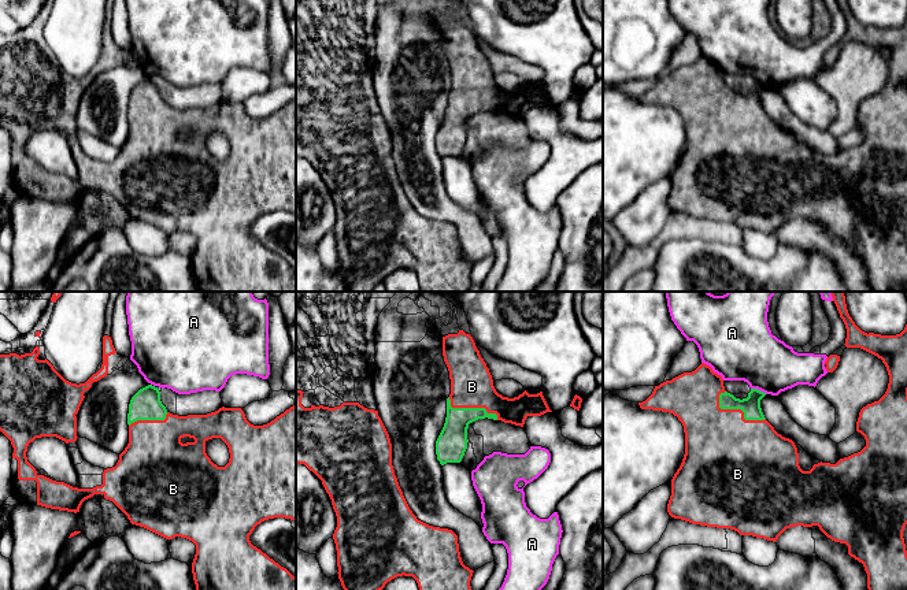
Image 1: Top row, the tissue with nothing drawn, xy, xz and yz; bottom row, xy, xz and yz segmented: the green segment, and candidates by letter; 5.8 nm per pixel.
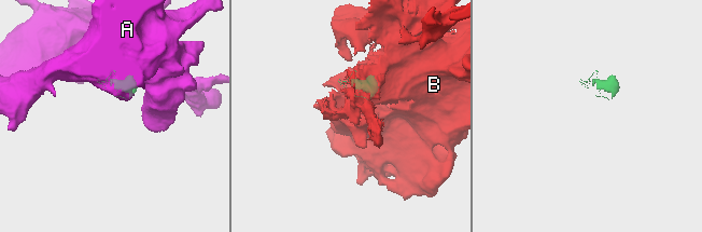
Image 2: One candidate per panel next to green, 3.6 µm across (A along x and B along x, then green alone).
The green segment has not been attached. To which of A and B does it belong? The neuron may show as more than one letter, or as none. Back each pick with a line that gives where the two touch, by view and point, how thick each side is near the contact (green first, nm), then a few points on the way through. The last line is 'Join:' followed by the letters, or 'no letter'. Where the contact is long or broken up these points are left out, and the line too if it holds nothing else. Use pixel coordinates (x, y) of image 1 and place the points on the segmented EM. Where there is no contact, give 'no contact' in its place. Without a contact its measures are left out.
B: meets green in yz at (739, 408); 110 nm thick on the green side, 440 nm on the other
Join: B

